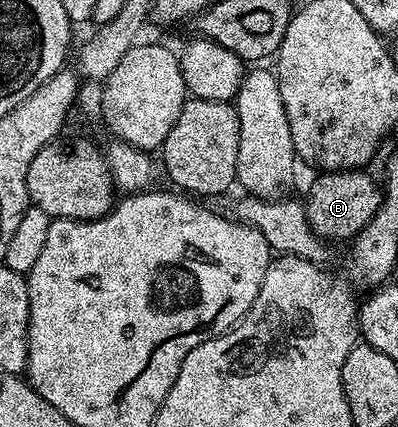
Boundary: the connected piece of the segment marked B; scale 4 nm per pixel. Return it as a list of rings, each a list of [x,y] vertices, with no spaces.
[[[368,170],[356,171],[326,171],[318,174],[318,179],[309,187],[309,192],[303,195],[305,216],[311,229],[320,239],[346,239],[352,241],[359,232],[375,217],[381,208],[382,188],[368,175]]]

